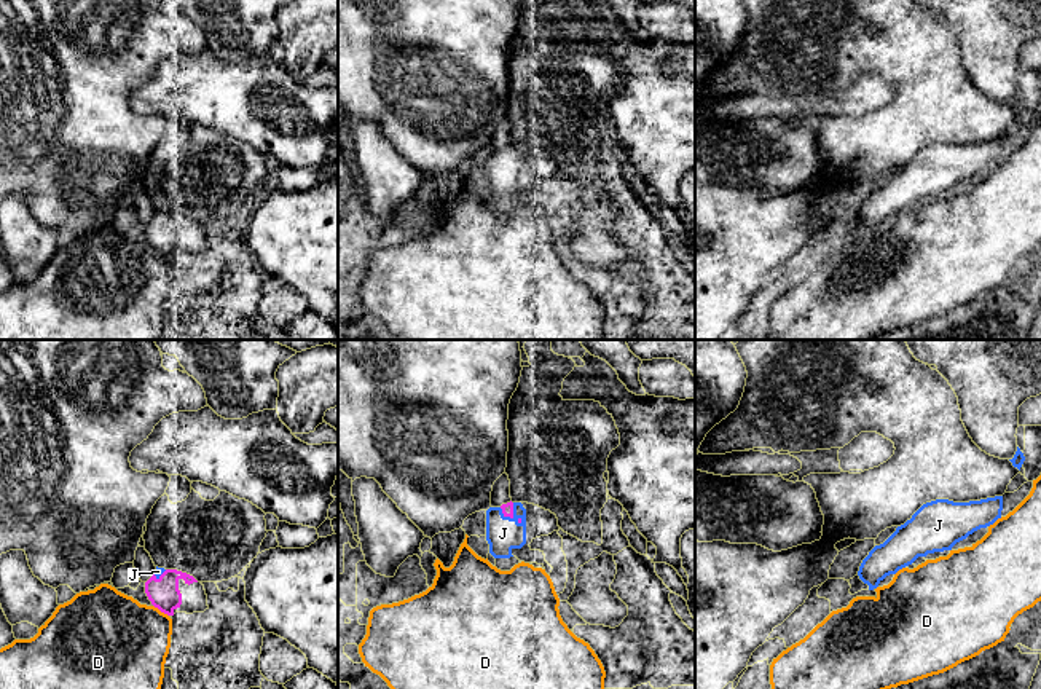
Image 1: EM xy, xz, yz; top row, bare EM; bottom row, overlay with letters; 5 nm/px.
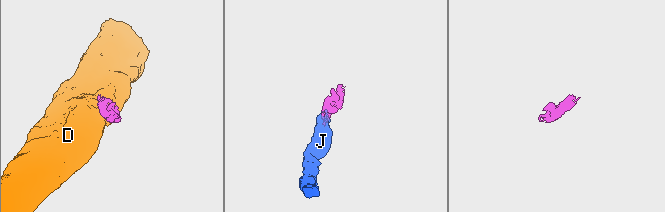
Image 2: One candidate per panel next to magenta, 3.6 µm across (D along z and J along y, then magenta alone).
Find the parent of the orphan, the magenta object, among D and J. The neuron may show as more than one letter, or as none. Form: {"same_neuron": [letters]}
{"same_neuron": ["J"]}

